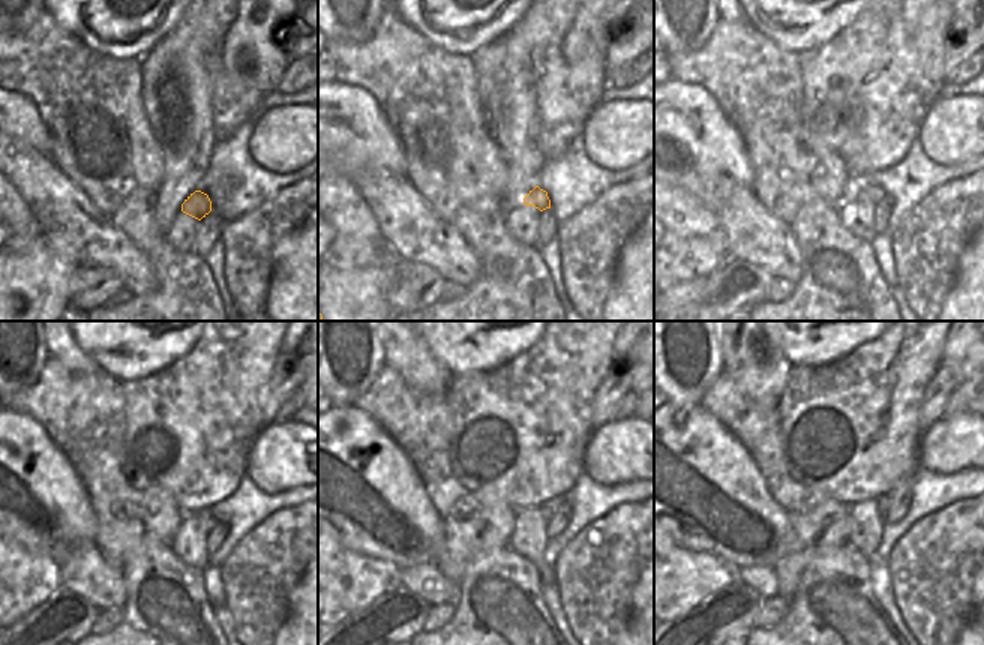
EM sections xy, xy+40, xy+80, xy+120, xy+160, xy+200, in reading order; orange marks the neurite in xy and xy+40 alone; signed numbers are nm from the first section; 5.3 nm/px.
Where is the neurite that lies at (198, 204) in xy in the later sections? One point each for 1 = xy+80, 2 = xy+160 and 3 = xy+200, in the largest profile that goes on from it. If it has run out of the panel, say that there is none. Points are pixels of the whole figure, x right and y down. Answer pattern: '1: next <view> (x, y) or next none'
1: next xy+80 (875, 192)
2: next xy+160 (549, 507)
3: next xy+200 (884, 503)

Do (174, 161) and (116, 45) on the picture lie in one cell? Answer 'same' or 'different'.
different

